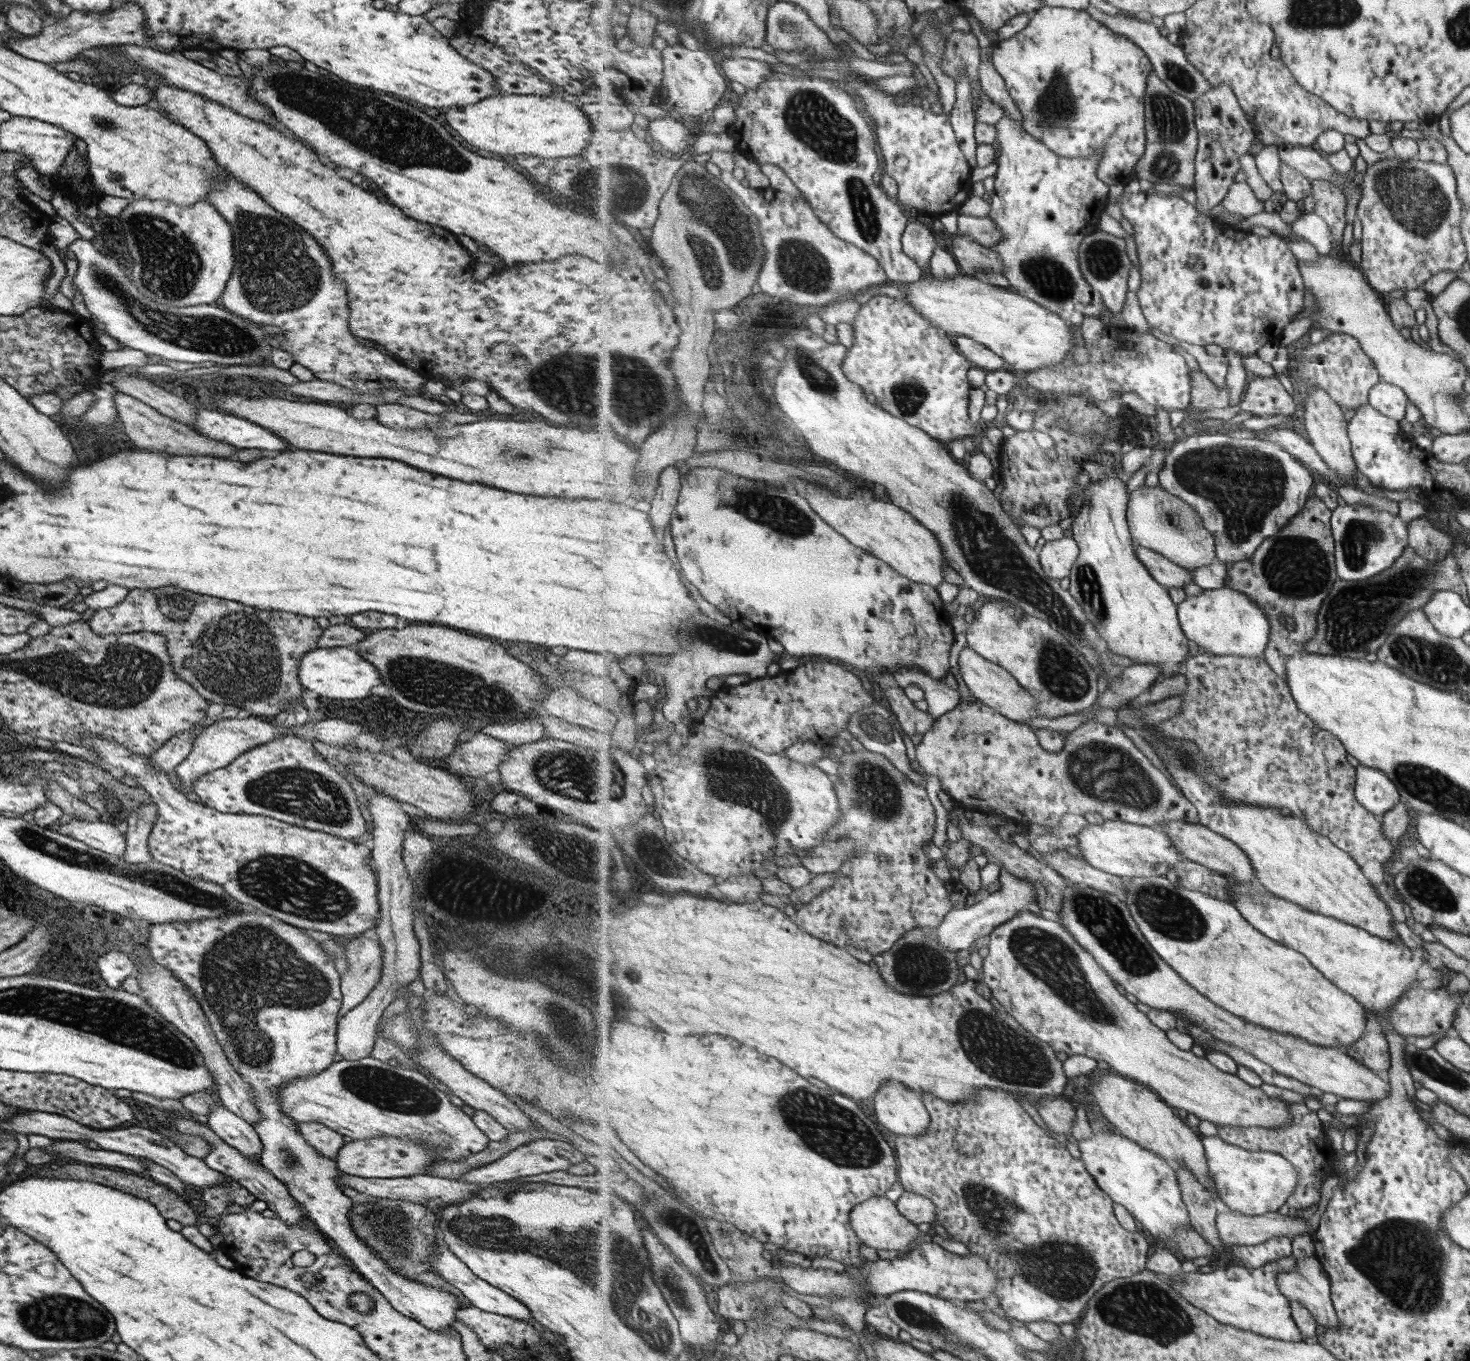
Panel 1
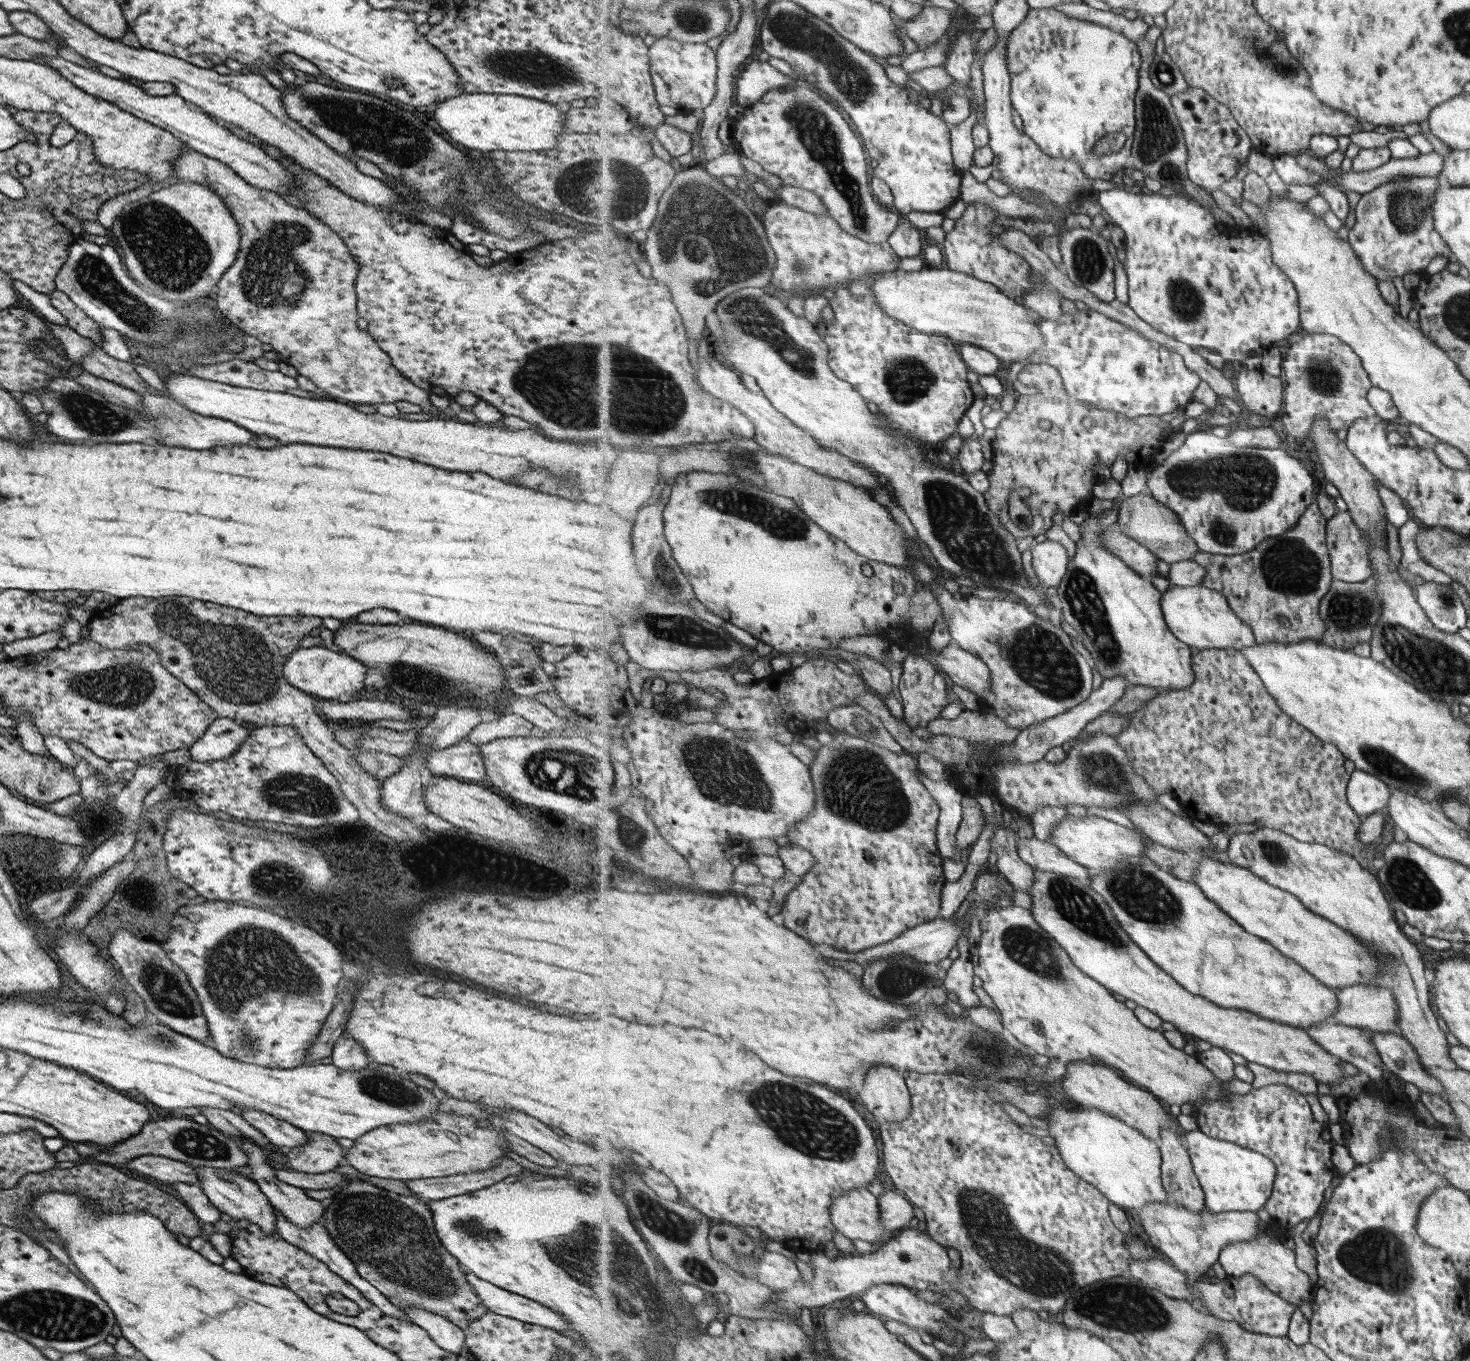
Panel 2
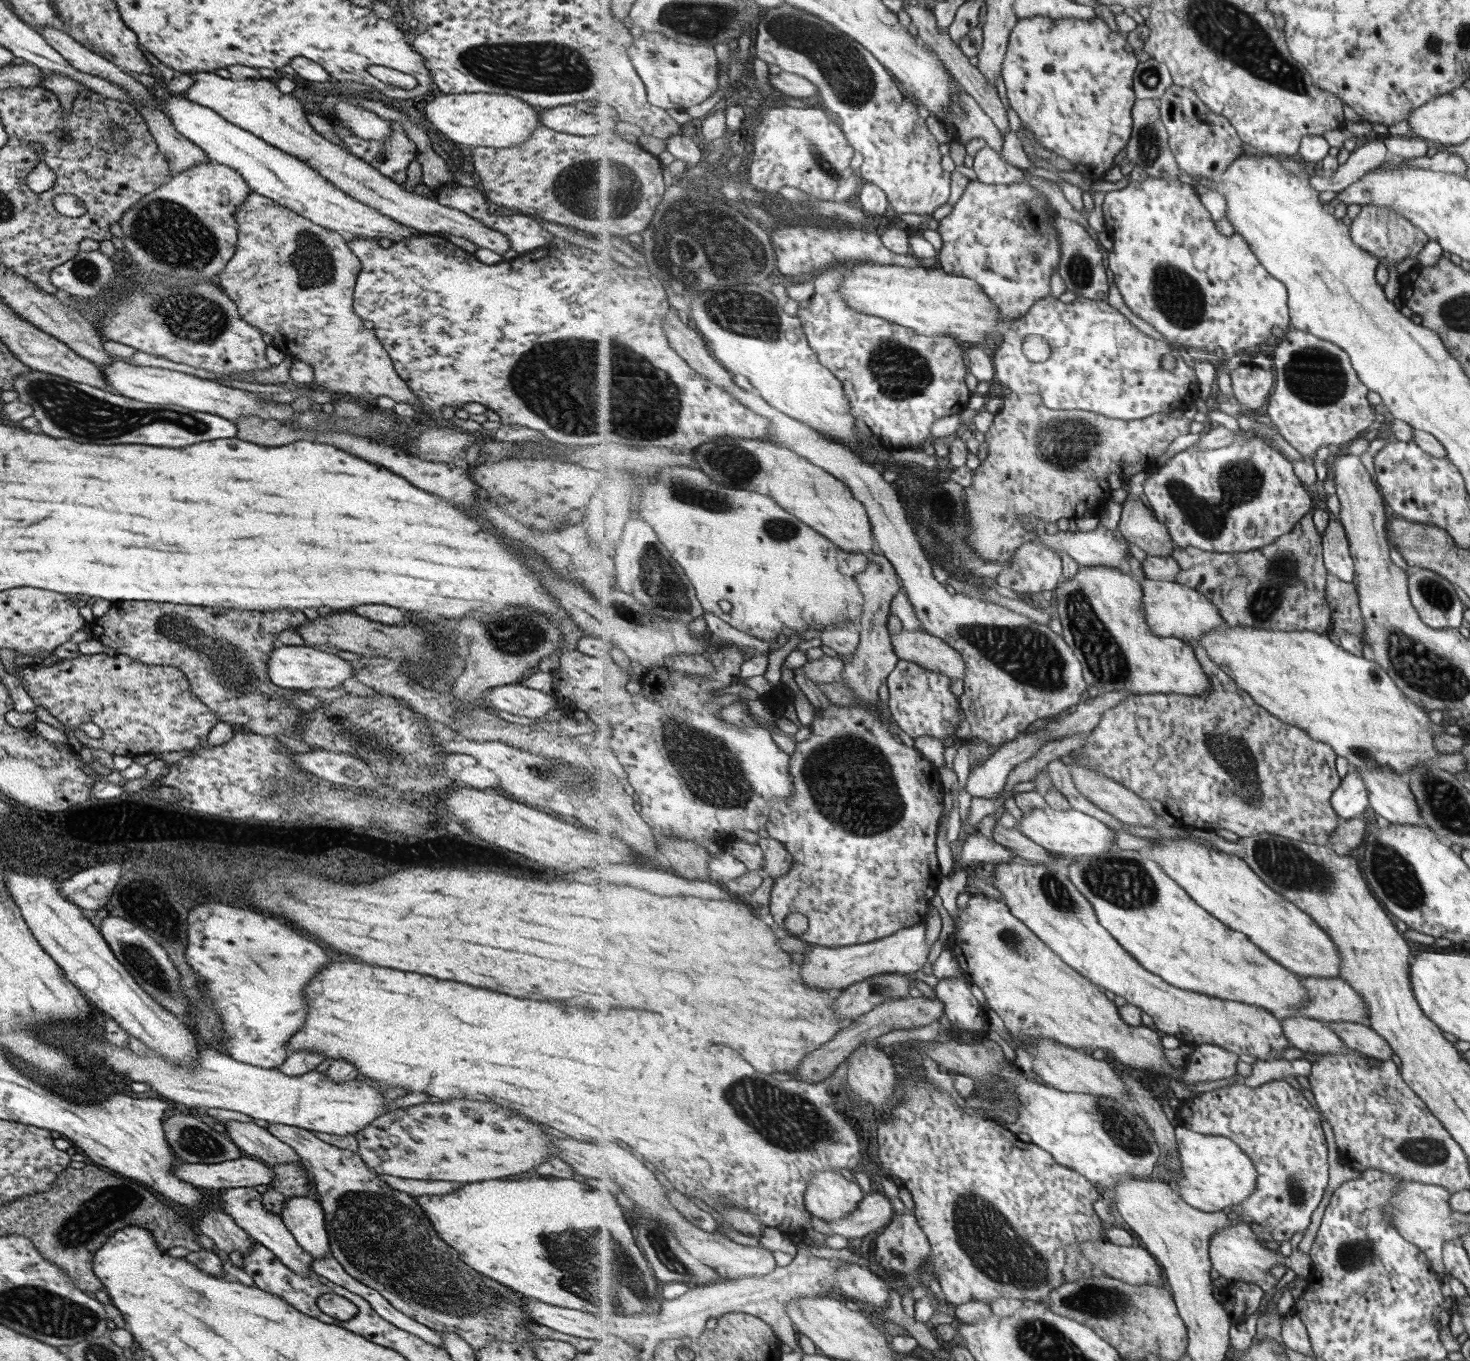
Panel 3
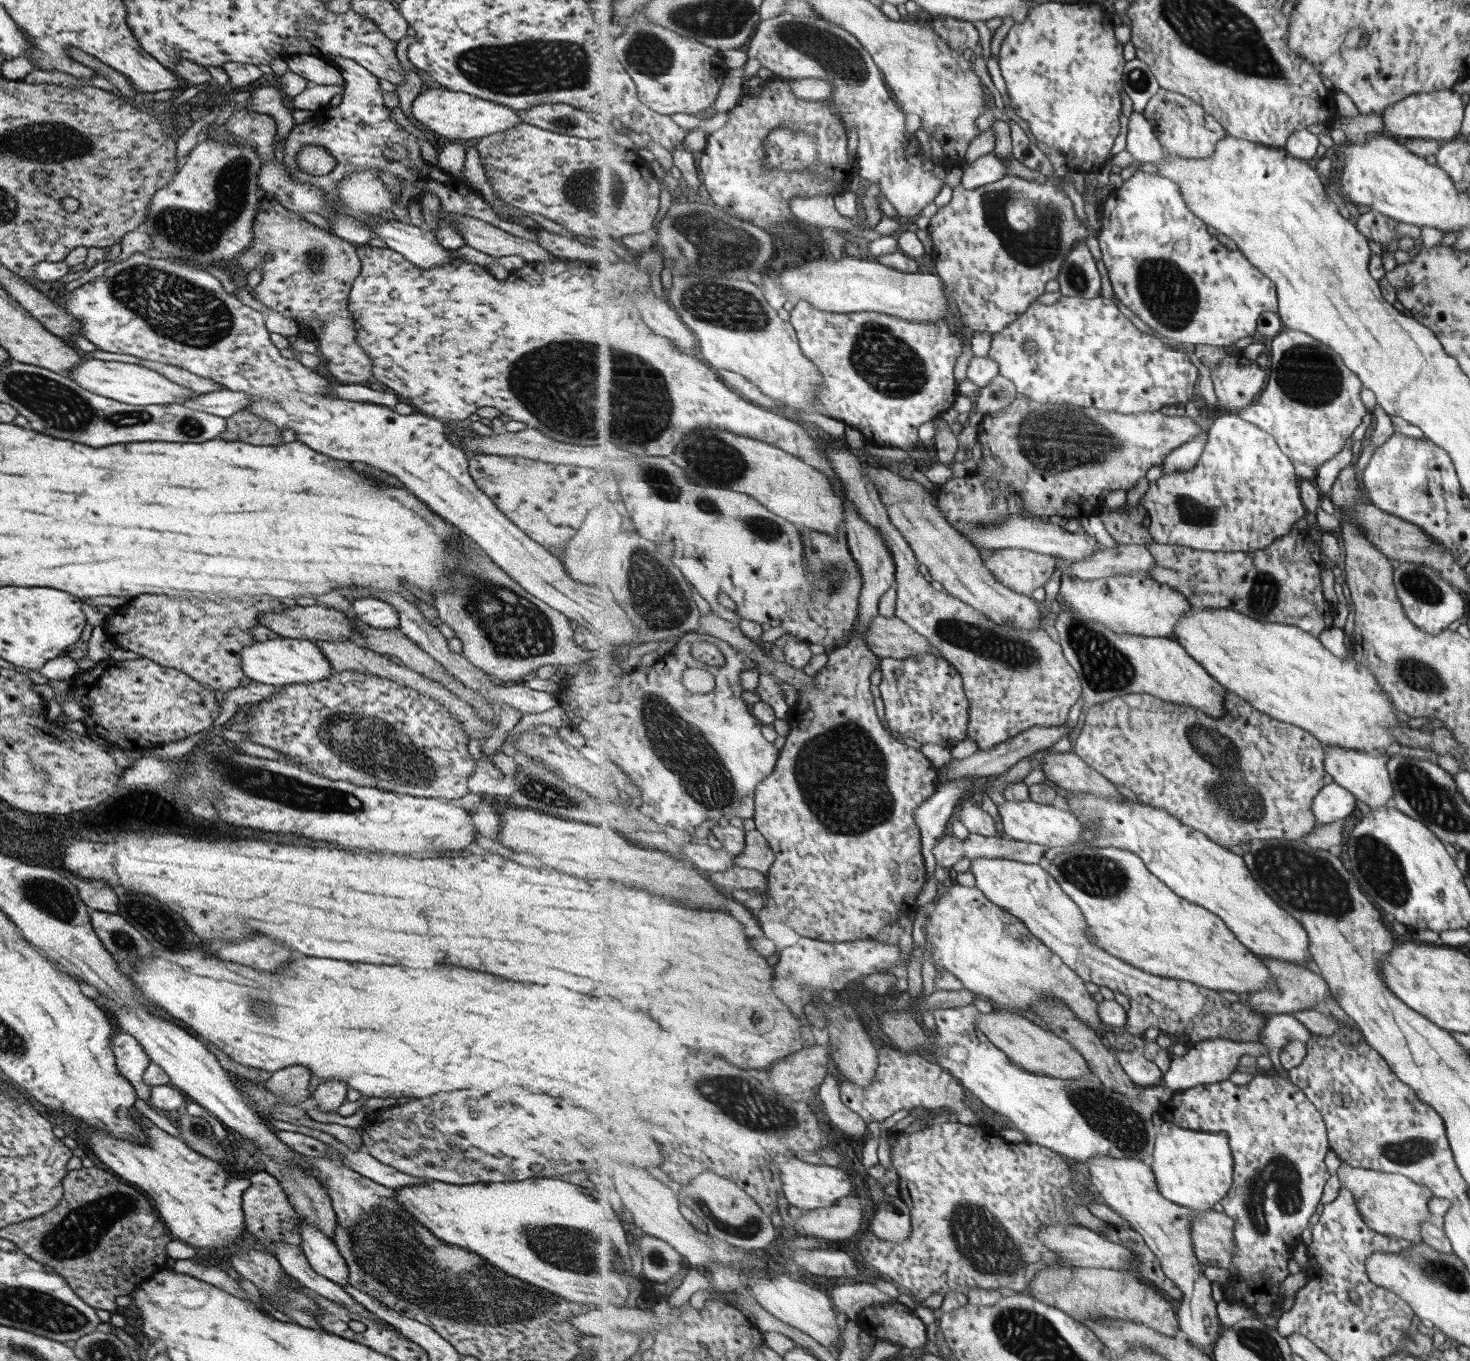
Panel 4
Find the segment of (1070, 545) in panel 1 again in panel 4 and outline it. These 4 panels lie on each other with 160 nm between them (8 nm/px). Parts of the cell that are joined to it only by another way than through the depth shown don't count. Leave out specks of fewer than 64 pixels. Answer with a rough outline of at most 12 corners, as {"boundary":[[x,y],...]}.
{"boundary":[[995,549],[985,562],[999,582],[1029,597],[1047,586],[1055,556]]}

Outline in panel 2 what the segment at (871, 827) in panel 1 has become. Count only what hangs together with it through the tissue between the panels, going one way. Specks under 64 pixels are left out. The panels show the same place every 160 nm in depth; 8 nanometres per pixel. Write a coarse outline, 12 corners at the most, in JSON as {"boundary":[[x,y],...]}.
{"boundary":[[909,752],[809,764],[784,925],[857,953],[934,921],[940,804]]}

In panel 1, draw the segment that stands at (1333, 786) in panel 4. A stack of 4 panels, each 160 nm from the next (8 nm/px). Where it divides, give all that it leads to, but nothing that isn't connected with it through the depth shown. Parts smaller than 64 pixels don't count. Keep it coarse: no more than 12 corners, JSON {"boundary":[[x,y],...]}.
{"boundary":[[1356,770],[1359,802],[1380,819],[1403,801],[1384,771]]}

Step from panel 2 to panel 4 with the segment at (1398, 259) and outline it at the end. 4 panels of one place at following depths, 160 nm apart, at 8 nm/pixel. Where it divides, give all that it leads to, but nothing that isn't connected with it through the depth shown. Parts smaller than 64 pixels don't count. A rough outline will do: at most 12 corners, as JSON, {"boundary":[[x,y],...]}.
{"boundary":[[1373,209],[1357,215],[1368,240],[1393,244],[1403,236],[1419,239],[1420,227]]}

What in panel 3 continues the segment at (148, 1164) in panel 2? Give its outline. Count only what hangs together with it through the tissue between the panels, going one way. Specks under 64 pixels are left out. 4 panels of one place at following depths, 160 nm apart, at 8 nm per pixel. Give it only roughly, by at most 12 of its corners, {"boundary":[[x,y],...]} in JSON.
{"boundary":[[251,1157],[179,1163],[172,1173],[203,1190],[253,1187],[273,1171]]}

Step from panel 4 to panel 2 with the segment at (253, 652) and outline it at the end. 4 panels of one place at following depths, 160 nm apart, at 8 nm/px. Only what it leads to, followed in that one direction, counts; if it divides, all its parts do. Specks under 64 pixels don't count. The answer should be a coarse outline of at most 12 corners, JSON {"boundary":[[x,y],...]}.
{"boundary":[[325,647],[298,648],[283,679],[317,701],[351,698],[366,667]]}

